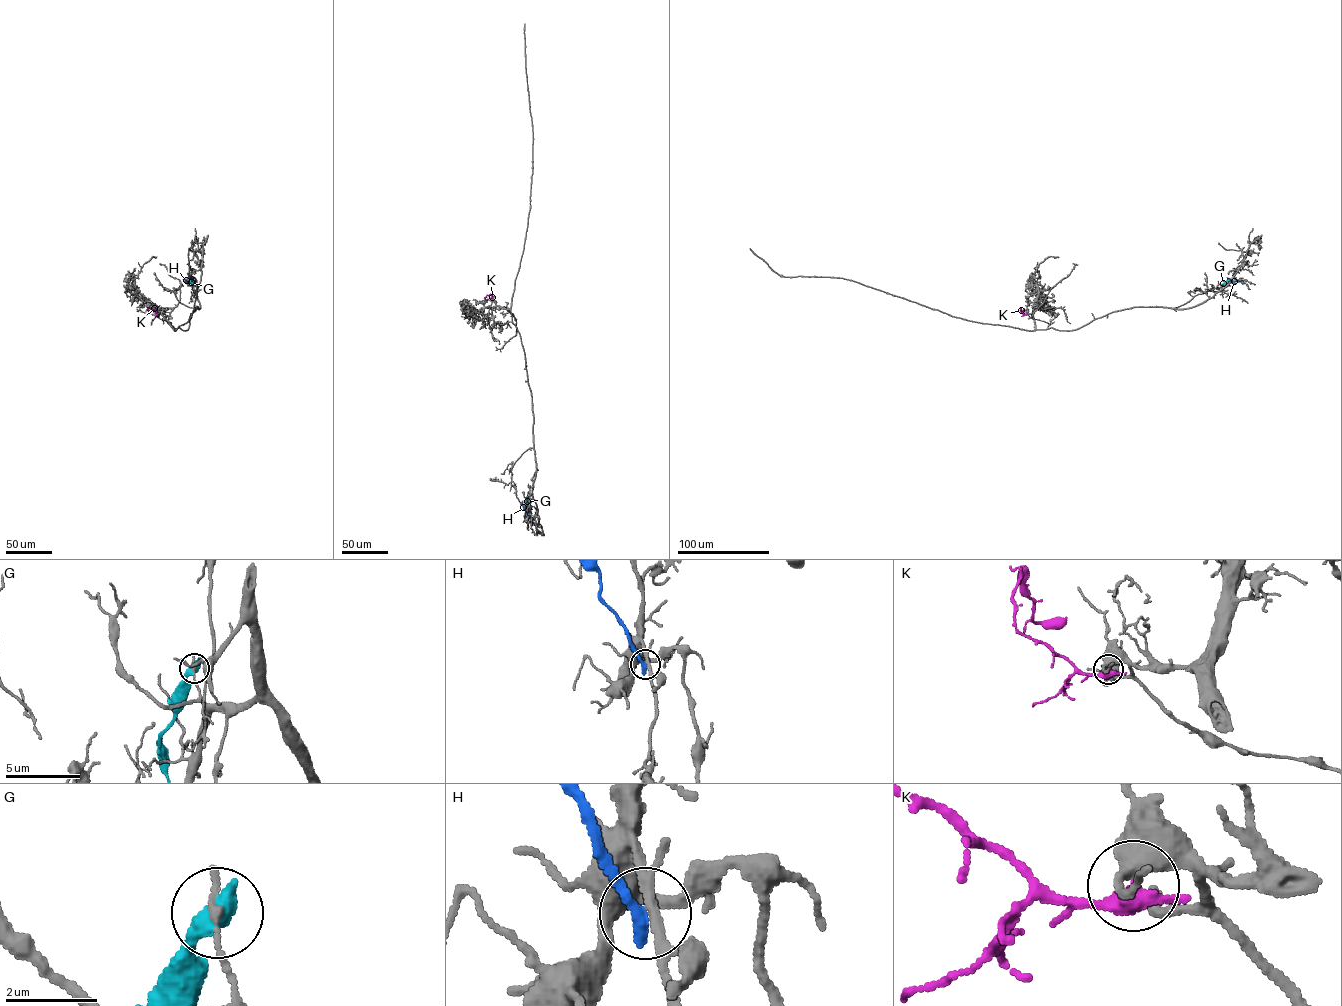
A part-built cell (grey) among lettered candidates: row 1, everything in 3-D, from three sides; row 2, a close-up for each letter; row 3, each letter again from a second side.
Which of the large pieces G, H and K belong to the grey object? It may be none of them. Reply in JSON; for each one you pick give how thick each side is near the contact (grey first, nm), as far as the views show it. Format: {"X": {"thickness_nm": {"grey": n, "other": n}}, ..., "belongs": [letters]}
{"belongs": []}

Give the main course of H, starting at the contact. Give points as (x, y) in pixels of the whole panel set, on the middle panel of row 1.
H: (528, 515), (519, 501)

